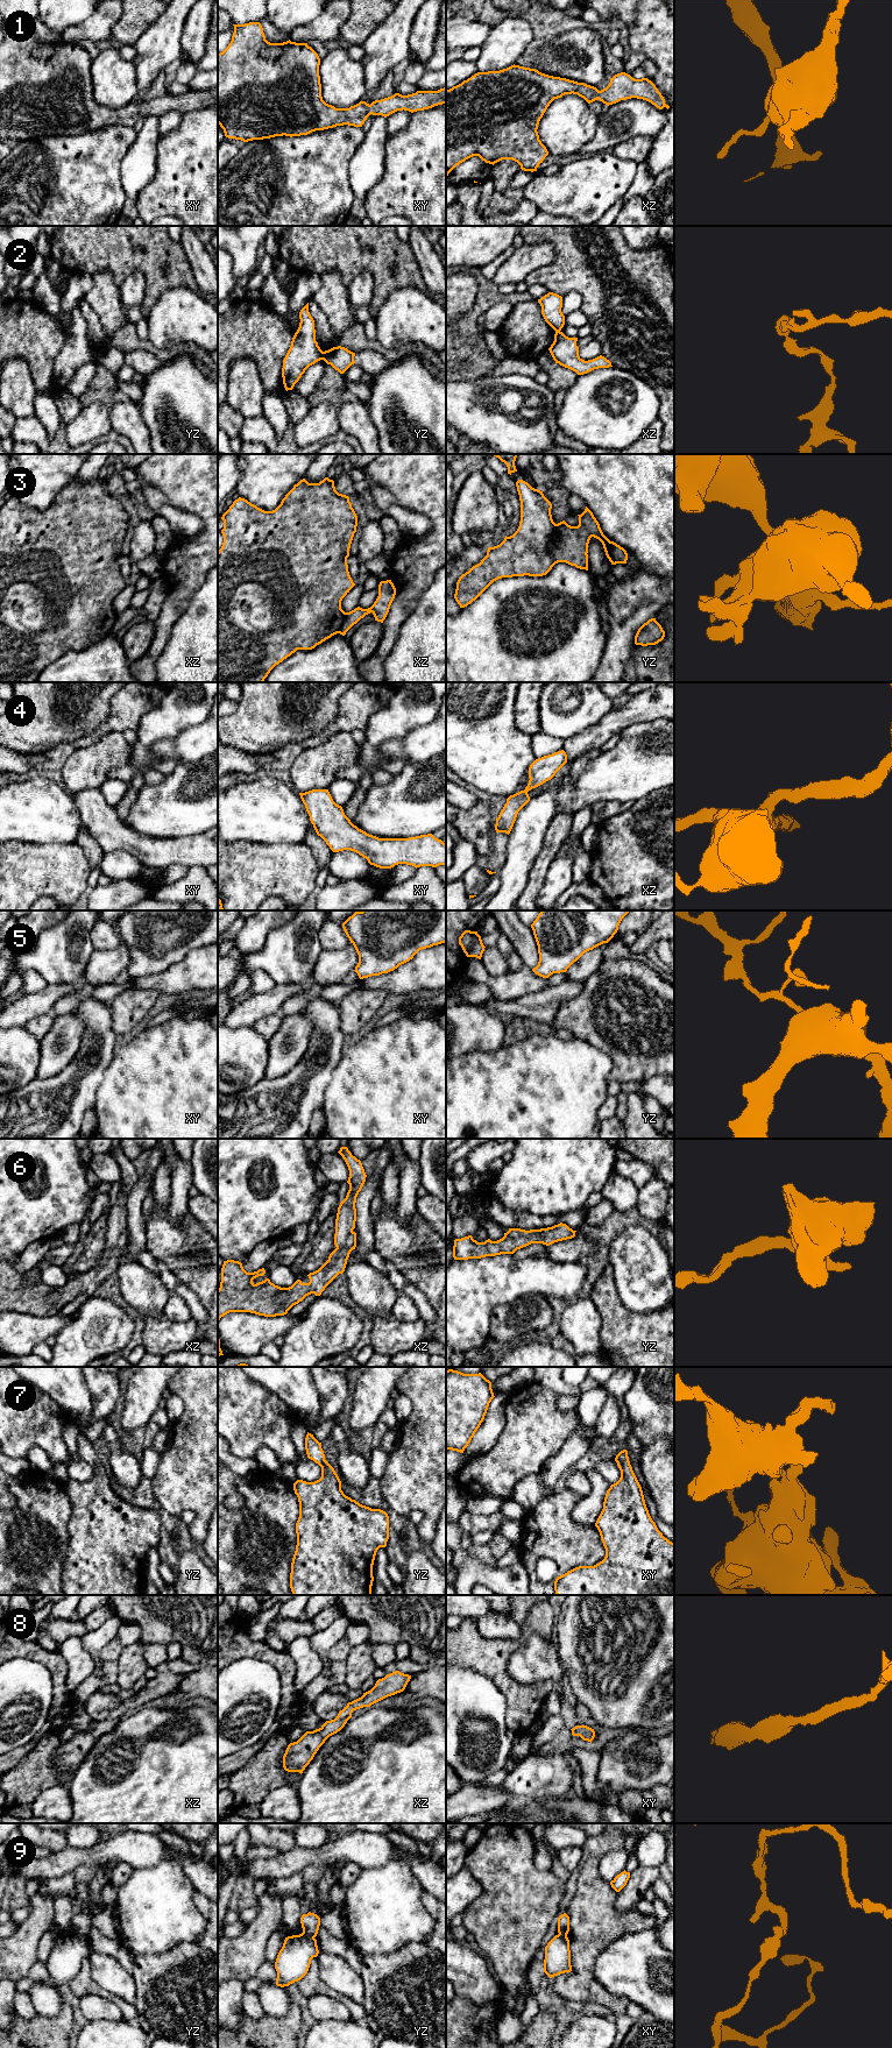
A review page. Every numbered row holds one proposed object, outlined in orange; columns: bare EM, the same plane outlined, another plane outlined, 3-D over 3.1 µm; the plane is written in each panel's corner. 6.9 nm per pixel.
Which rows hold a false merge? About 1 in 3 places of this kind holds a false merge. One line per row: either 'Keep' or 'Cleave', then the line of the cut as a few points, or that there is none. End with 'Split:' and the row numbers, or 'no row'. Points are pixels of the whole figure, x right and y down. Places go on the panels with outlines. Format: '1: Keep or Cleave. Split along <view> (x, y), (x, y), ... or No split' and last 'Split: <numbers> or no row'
1: Keep. No split
2: Cleave. Split along yz (323, 352), (324, 359)
3: Cleave. Split along xz (346, 613), (338, 632)
4: Keep. No split
5: Keep. No split
6: Keep. No split
7: Keep. No split
8: Keep. No split
9: Cleave. Split along yz (303, 1932), (313, 1937)
Split: 2, 3, 9

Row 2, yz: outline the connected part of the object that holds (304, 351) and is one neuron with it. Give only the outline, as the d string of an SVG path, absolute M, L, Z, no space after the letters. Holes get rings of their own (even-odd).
M309 303L299 312L299 327L295 333L282 368L285 390L292 390L305 370L324 360L324 352L316 341L314 320L309 312Z

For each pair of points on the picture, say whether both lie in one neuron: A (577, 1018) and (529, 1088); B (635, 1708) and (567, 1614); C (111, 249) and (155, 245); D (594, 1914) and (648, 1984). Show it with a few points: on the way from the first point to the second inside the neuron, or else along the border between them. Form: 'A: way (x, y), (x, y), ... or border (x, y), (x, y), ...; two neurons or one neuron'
A: border (573, 1035), (588, 1041), (597, 1048); two neurons
B: way (603, 1708), (580, 1686), (567, 1652), (567, 1645); one neuron
C: way (121, 243), (144, 245); one neuron
D: border (639, 1929), (620, 1934), (595, 1960); two neurons

